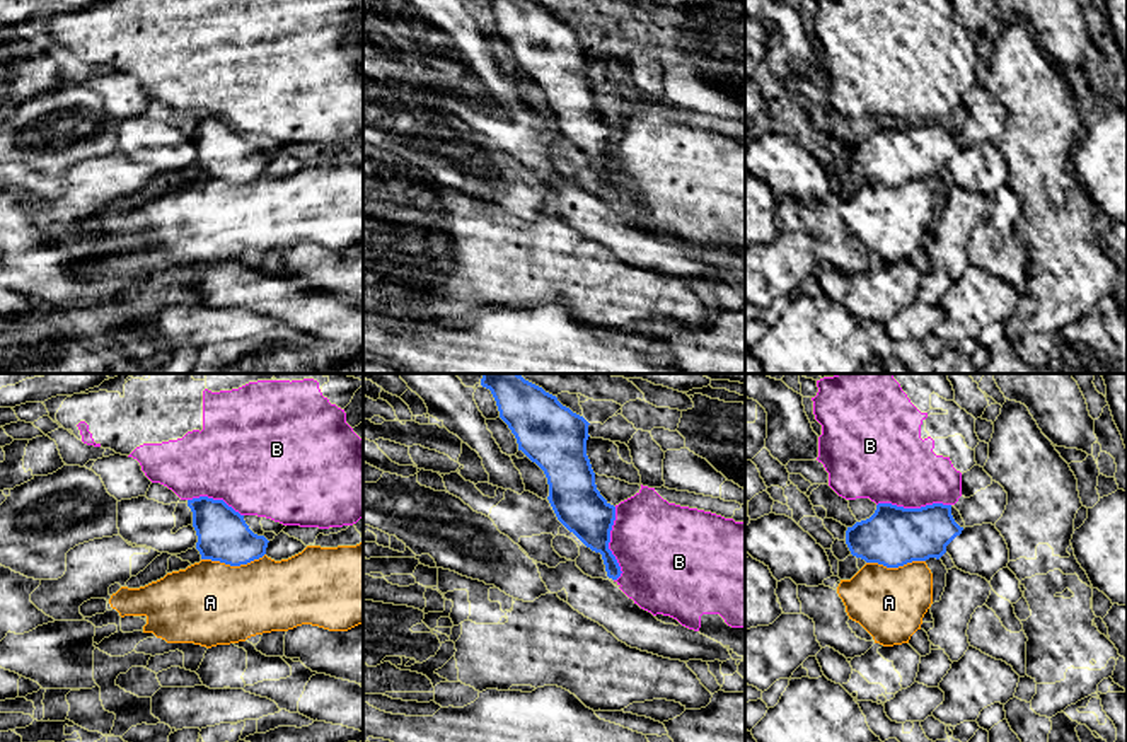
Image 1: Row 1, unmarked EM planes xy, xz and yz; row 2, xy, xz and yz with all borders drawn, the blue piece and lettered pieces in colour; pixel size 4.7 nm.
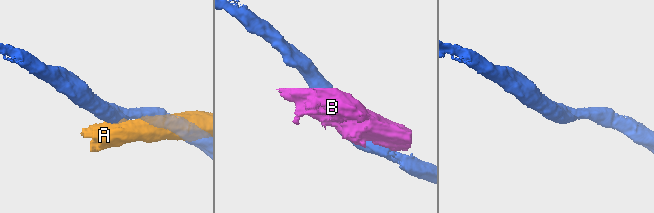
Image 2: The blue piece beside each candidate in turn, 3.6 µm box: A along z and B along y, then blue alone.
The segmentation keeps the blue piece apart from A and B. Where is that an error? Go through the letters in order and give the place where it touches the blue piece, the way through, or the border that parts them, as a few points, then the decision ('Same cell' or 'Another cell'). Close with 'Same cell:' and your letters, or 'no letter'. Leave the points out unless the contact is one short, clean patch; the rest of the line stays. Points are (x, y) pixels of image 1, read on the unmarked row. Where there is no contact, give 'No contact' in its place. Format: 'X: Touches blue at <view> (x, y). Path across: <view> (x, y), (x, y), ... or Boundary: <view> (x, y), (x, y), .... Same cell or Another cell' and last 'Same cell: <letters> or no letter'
A: Touches blue at xy (232, 183). Boundary: xy (265, 171), (239, 183), (202, 178). Another cell
B: Touches blue at xz (607, 162). Another cell
Same cell: no letter

